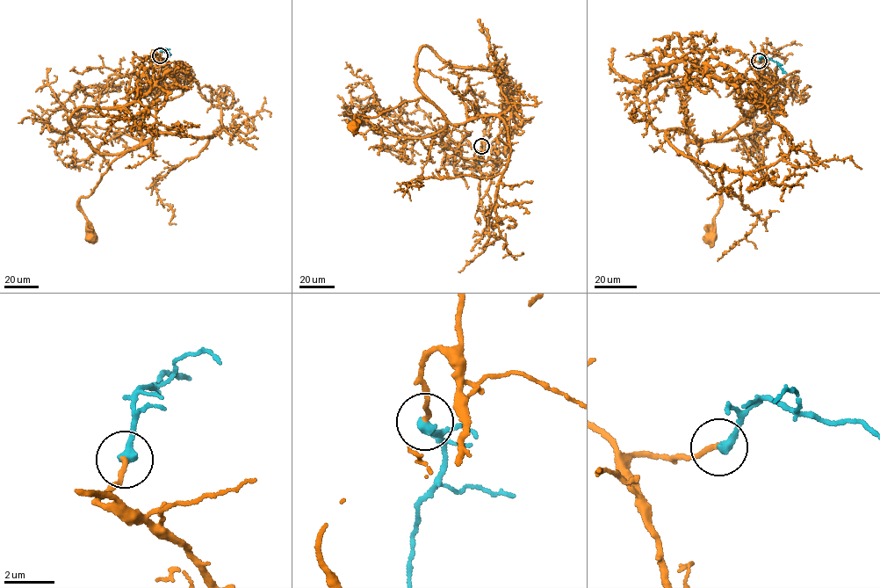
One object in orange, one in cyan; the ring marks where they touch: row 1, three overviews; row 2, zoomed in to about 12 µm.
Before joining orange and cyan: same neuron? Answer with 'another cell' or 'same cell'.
same cell

